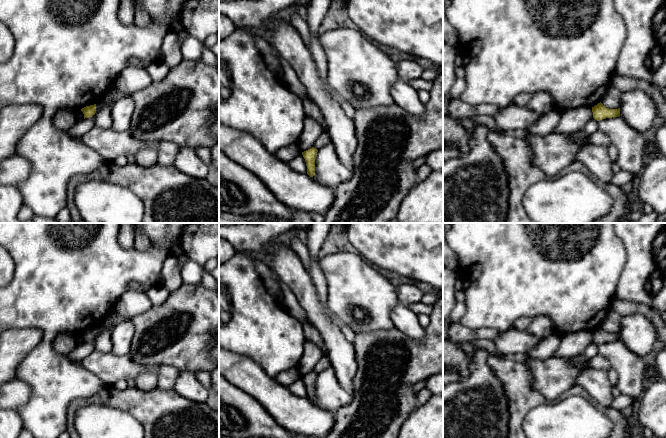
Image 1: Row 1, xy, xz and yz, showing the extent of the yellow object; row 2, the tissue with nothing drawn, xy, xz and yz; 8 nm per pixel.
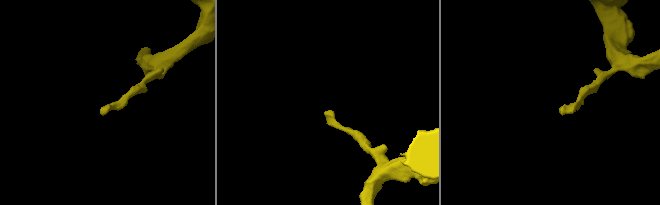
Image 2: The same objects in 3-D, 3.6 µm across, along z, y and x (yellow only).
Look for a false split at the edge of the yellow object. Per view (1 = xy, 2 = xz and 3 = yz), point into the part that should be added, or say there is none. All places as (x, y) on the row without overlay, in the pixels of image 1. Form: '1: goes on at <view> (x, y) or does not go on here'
1: does not go on here
2: does not go on here
3: does not go on here

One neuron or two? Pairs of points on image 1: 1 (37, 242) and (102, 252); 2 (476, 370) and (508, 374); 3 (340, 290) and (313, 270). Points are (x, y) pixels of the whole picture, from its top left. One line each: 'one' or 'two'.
1: one
2: two
3: two

